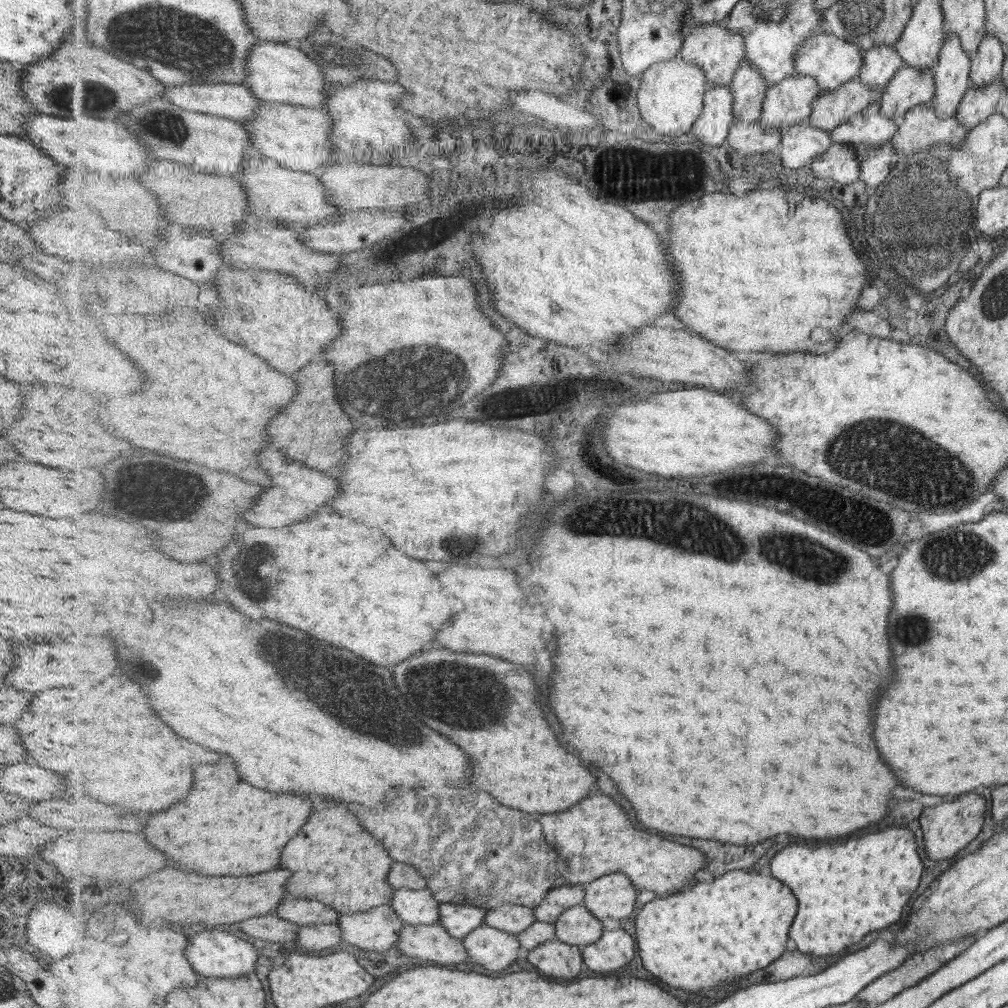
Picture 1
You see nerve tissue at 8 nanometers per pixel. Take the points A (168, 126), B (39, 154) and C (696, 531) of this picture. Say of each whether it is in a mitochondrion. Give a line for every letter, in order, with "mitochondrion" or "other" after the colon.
A: mitochondrion
B: other
C: mitochondrion

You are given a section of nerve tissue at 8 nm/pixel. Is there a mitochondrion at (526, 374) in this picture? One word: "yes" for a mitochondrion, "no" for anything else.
no

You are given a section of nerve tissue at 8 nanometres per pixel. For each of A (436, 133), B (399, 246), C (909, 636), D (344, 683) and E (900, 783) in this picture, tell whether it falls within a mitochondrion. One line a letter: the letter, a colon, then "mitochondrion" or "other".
A: other
B: other
C: mitochondrion
D: mitochondrion
E: other

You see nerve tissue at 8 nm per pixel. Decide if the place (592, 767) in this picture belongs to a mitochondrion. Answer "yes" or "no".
no

